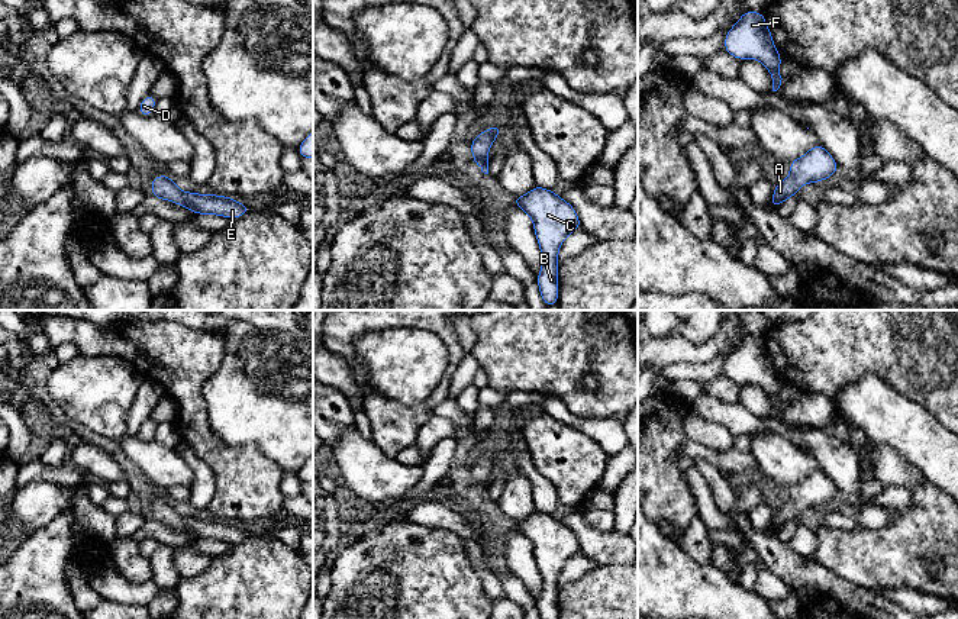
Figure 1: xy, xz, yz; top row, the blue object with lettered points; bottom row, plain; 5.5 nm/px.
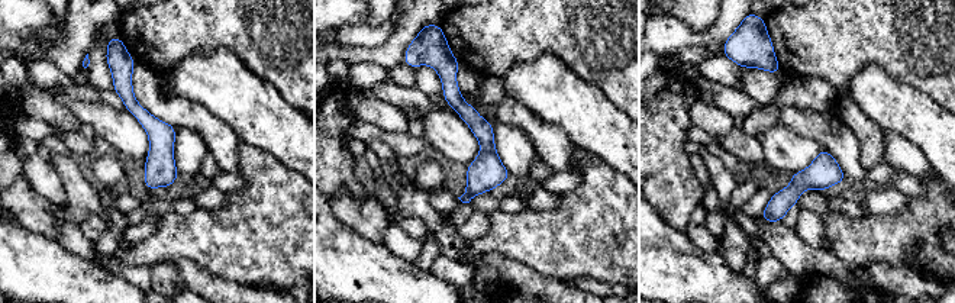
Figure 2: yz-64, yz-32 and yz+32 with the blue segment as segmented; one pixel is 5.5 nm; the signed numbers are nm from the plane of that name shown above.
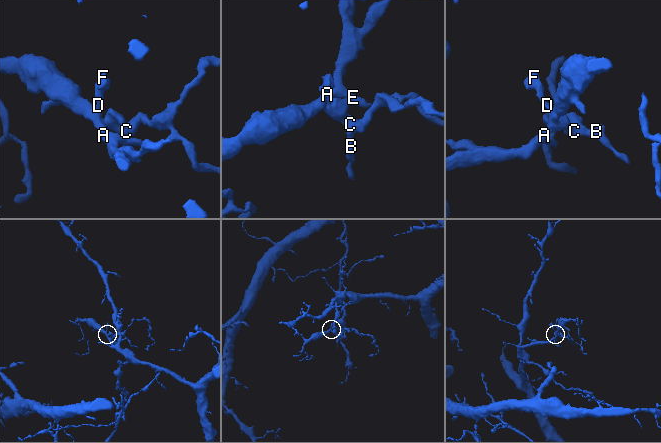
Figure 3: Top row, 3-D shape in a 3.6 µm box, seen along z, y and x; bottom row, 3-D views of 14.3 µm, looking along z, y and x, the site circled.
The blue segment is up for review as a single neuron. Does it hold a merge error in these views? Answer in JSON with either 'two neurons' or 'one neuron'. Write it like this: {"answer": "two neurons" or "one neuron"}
{"answer": "one neuron"}

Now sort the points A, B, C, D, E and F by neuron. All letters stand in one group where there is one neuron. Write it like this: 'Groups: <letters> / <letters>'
Groups: A B C D E F

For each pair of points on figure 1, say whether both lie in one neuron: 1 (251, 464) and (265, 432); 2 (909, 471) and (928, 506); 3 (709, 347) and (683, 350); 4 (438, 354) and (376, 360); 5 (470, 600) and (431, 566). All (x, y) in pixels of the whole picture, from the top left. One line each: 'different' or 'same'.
1: different
2: different
3: same
4: same
5: same

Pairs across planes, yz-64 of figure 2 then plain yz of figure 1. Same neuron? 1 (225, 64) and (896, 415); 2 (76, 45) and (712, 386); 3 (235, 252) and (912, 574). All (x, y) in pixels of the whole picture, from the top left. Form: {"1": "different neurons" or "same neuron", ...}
{"1": "same neuron", "2": "different neurons", "3": "same neuron"}

